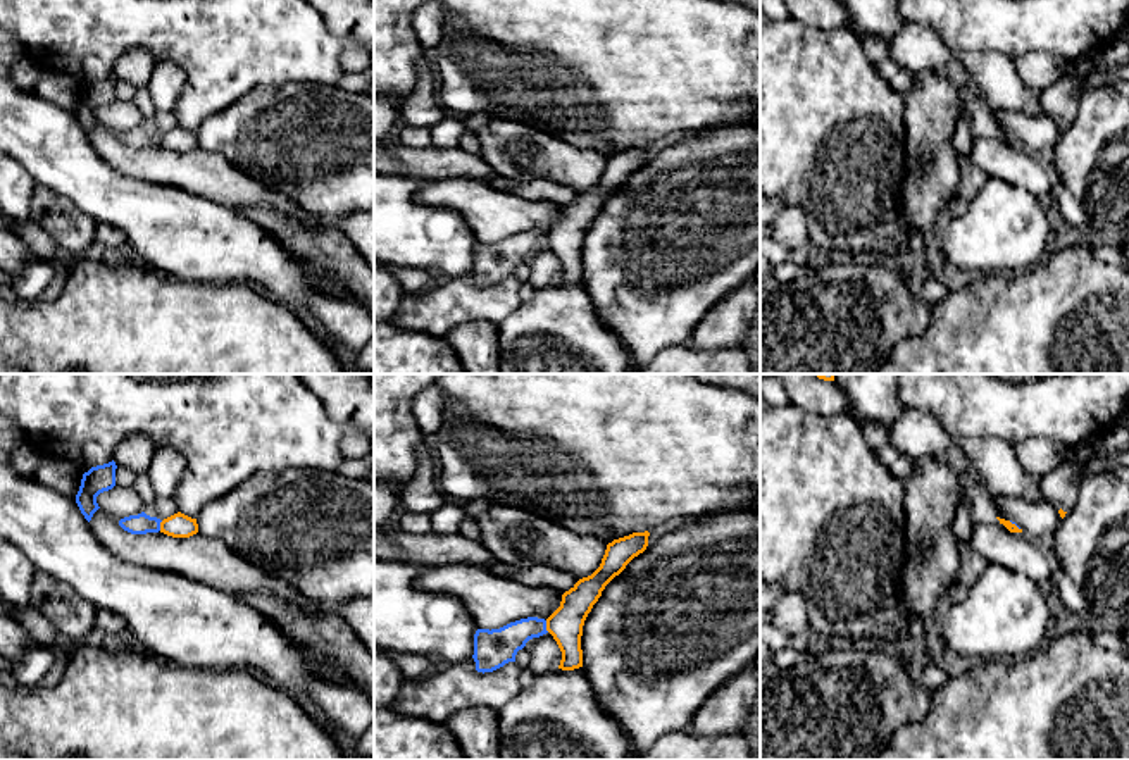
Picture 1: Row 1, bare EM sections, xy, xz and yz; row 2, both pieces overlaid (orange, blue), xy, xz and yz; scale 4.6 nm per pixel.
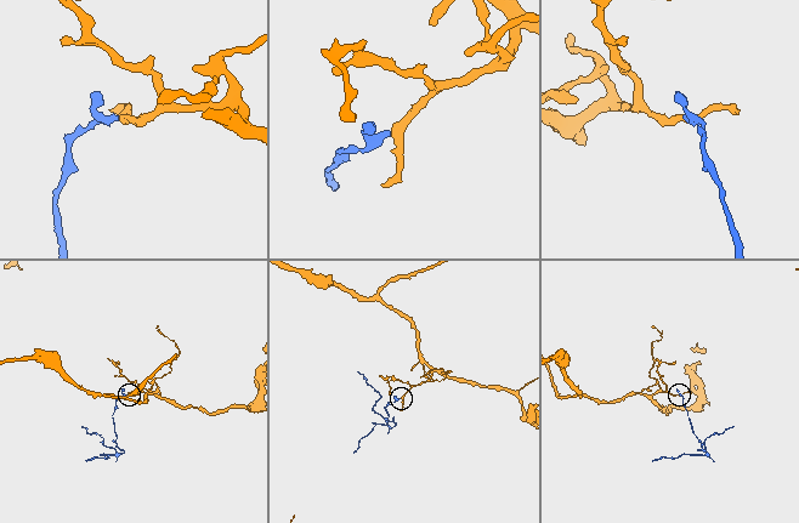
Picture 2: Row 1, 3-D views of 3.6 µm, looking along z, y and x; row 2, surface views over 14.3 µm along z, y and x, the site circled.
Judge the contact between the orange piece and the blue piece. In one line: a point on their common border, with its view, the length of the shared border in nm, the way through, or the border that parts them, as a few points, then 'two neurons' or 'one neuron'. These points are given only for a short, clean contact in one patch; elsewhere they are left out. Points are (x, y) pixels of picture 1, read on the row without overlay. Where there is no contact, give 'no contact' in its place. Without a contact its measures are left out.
meets orange in xz at (547, 240); contact 60 nm long; runs through xz (566, 238), (547, 240), (523, 243), (499, 261); one neuron

